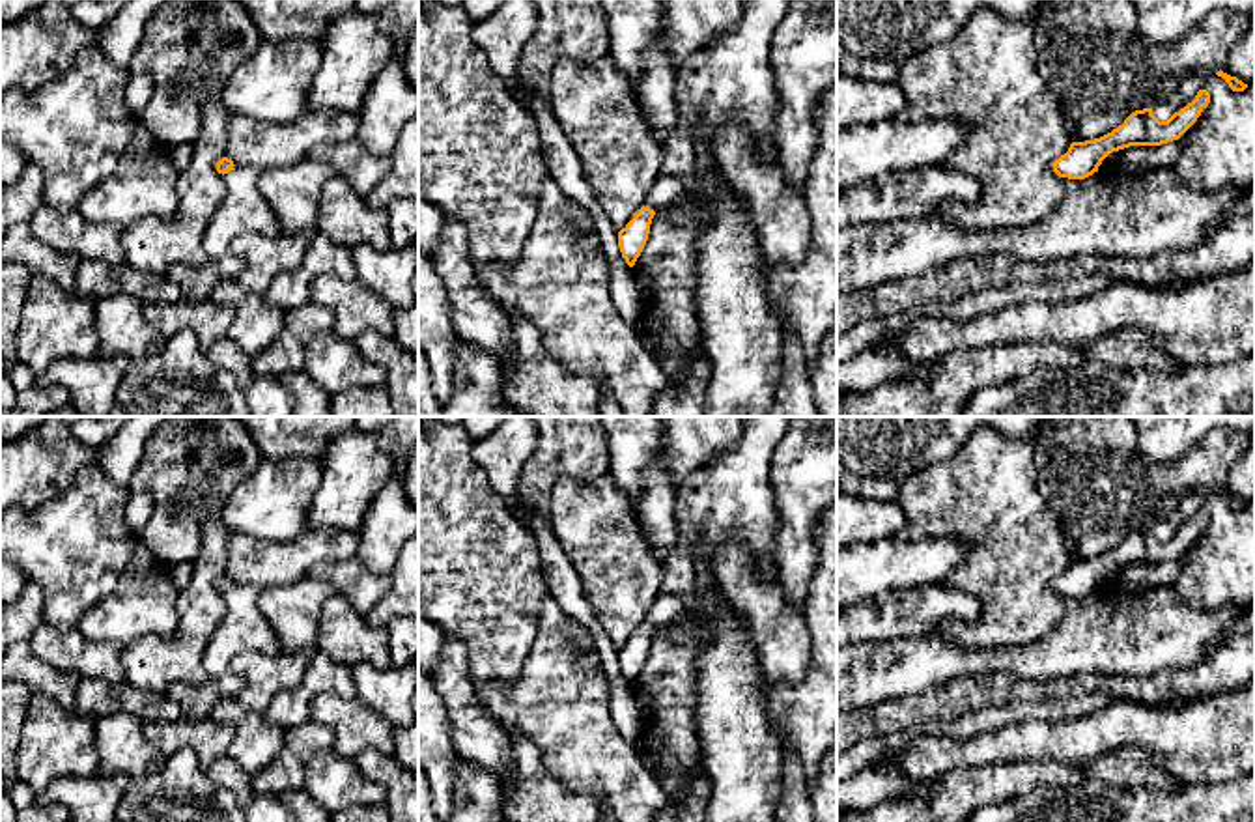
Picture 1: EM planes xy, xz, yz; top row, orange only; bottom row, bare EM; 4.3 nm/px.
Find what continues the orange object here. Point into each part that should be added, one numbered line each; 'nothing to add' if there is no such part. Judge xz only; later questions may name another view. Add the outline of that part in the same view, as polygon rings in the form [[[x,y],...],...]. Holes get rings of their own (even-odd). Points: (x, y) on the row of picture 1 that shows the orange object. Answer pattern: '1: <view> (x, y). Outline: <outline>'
1: xz (665, 189). Outline: [[[659,176],[646,194],[644,207],[665,209],[682,196],[682,181],[674,176]]]

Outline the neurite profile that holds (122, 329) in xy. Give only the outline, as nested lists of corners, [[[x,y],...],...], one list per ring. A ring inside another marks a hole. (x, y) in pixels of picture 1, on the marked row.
[[[127,293],[95,301],[99,357],[138,361],[164,349],[168,338],[144,318],[142,306],[140,299]]]

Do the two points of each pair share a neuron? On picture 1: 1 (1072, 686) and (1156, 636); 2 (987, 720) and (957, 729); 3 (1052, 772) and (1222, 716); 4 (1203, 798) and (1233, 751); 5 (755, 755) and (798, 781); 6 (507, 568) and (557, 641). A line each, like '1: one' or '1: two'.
1: two
2: one
3: two
4: two
5: two
6: two

